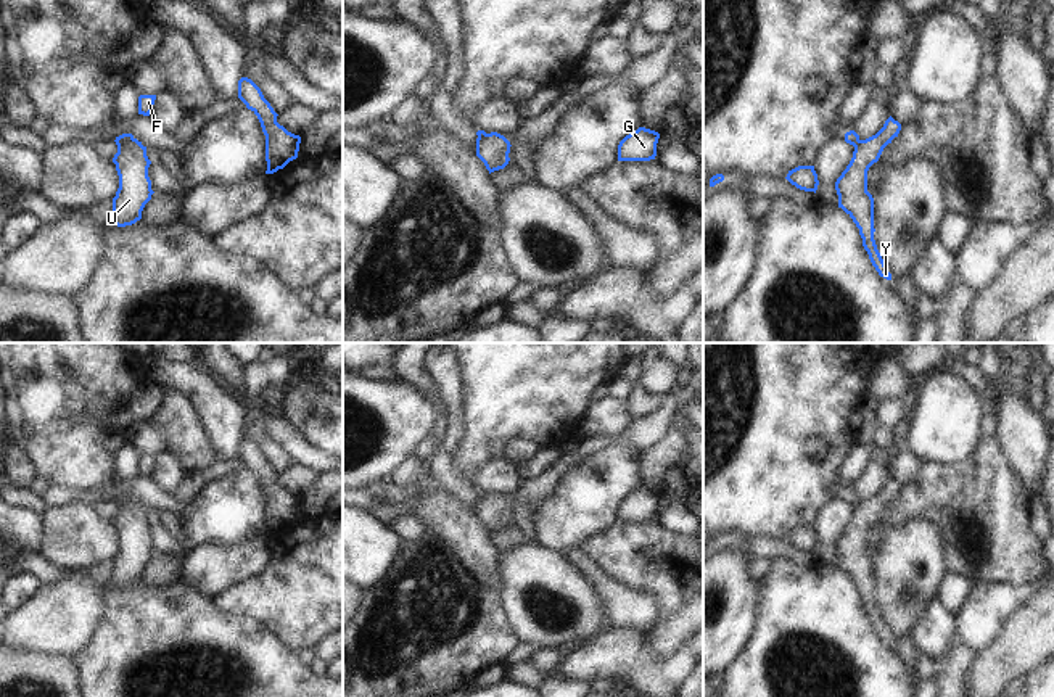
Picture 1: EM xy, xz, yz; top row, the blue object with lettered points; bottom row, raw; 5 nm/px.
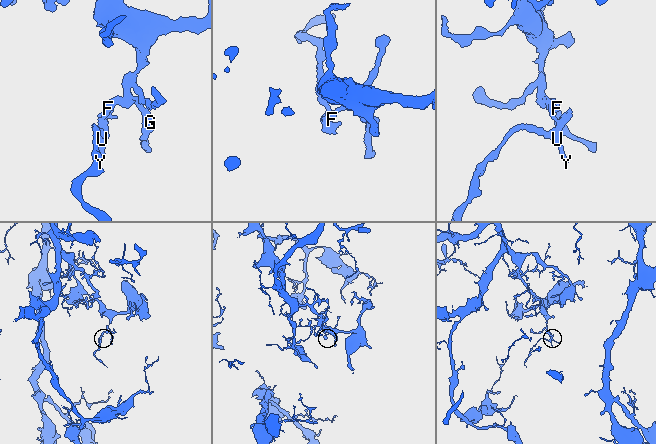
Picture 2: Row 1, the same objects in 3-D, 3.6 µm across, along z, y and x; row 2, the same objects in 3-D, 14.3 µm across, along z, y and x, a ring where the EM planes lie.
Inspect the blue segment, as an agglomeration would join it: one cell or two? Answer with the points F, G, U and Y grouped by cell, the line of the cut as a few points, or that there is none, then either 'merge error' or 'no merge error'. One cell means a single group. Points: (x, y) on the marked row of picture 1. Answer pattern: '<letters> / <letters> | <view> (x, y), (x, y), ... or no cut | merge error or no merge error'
F G / U Y | xy (132, 137), (118, 148) | merge error

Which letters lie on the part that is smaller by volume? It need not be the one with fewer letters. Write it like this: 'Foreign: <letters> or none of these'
Foreign: U, Y

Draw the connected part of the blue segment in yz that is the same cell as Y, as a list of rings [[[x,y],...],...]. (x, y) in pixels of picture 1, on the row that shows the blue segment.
[[[891,116],[883,127],[872,137],[859,140],[846,169],[835,182],[838,208],[842,208],[859,229],[863,246],[880,277],[891,280],[874,240],[874,198],[867,192],[867,171],[879,161],[883,148],[898,137],[901,124]]]

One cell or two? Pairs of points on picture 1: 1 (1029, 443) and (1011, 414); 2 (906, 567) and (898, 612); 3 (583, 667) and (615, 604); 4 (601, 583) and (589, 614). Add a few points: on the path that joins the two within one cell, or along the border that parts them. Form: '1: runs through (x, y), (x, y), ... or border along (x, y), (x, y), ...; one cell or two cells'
1: runs through (1022, 437), (1017, 420); one cell
2: runs through (906, 578), (897, 593), (898, 601); one cell
3: border along (609, 628), (626, 628), (634, 633); two cells
4: border along (573, 564), (592, 585), (609, 628); two cells

